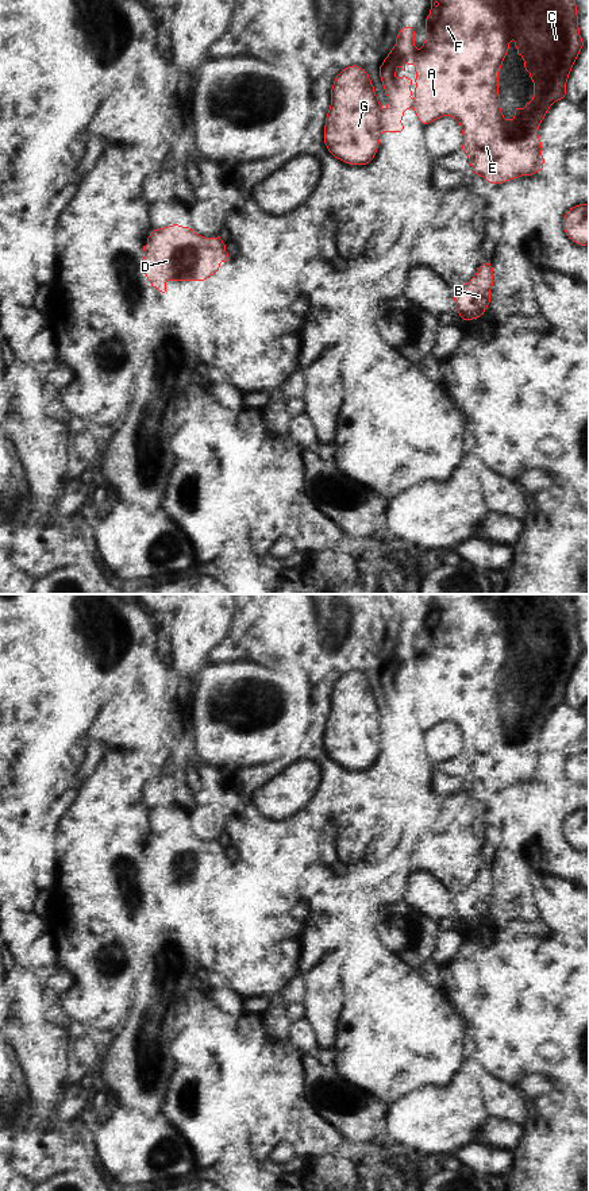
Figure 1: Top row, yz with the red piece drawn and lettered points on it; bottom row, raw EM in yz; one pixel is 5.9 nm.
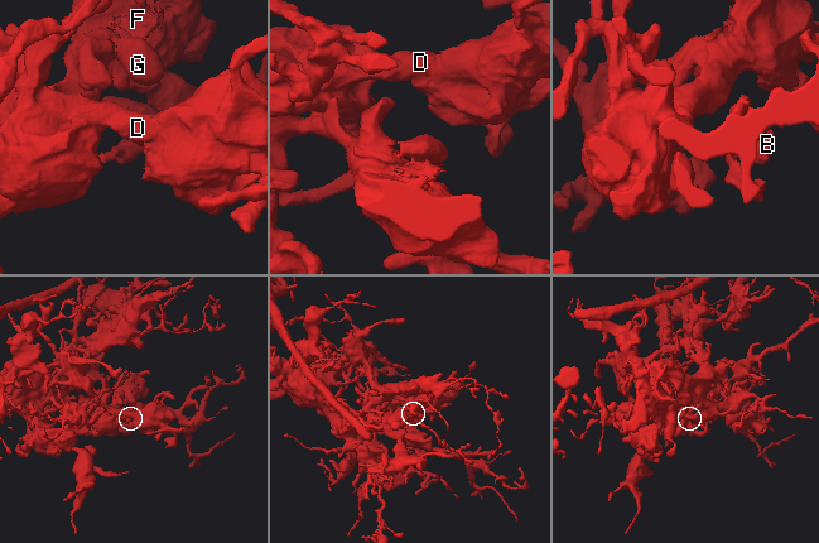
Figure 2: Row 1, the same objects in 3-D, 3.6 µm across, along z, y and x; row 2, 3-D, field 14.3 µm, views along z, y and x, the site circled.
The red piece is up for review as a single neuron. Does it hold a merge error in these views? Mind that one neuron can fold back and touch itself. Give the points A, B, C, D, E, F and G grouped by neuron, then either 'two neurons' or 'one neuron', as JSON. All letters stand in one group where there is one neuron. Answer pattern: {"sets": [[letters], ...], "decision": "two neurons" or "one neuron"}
{"sets": [["A", "B", "C", "D", "E", "F", "G"]], "decision": "one neuron"}

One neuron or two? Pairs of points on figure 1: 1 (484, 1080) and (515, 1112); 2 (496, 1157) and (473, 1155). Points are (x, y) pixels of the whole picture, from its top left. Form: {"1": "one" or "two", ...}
{"1": "one", "2": "one"}

